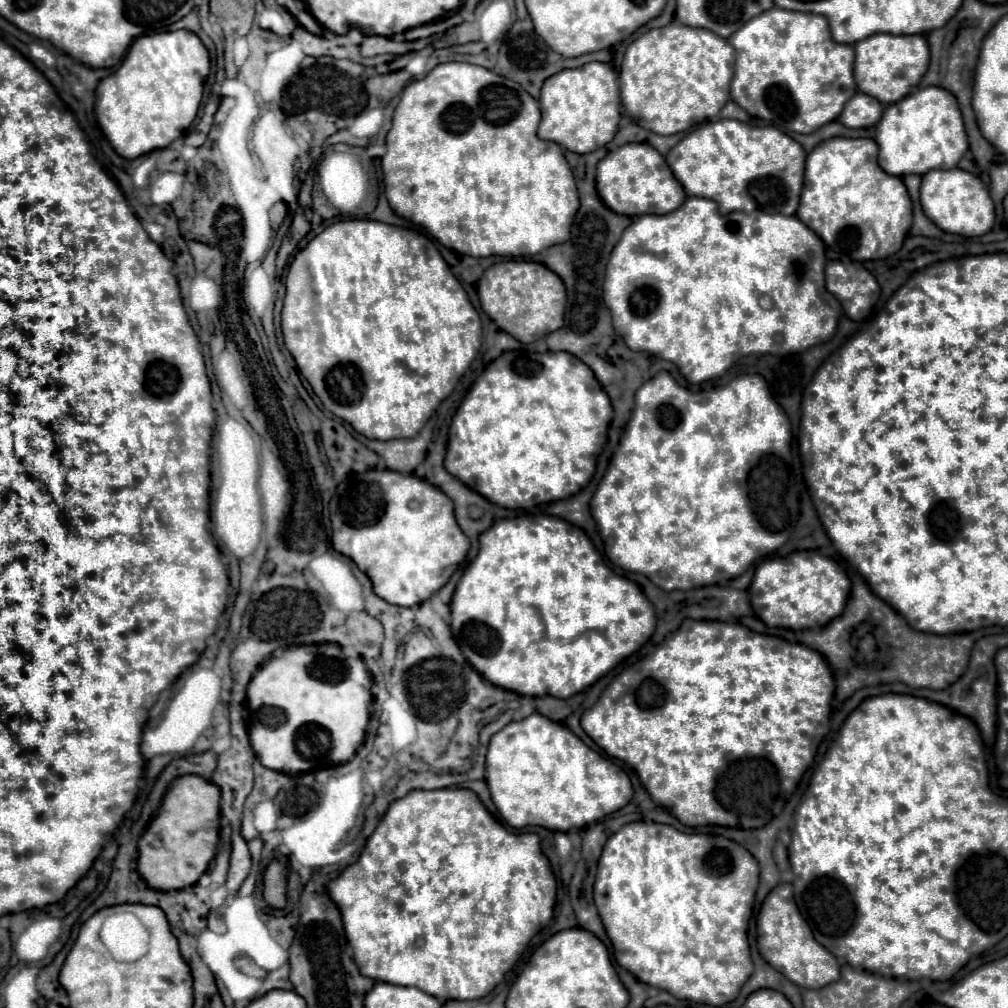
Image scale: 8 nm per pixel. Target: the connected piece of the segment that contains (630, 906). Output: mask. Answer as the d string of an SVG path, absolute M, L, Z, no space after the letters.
M630 822L604 844L594 884L594 904L614 944L616 962L638 980L682 1000L710 1006L732 1002L754 970L748 944L748 920L760 868L738 842L724 836L684 834L668 824Z

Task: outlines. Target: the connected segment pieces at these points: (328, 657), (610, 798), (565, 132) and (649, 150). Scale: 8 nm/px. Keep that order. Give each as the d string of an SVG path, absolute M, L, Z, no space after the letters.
M338 644L296 646L276 654L254 674L248 684L248 708L254 718L250 724L250 742L258 760L266 768L284 774L298 774L344 764L356 754L356 748L364 742L370 720L372 674L358 654L348 652L348 658L344 654L344 648Z
M534 712L532 716L510 722L490 740L486 754L486 782L492 794L492 800L512 828L524 826L542 826L548 830L574 830L584 828L602 820L604 816L620 810L632 798L632 784L624 768L614 764L610 758L588 748L576 734L572 734L564 724L552 722L550 718Z
M588 62L580 68L558 72L542 86L540 110L542 122L538 126L538 138L552 140L578 154L602 148L614 138L620 122L620 88L616 72L604 62Z
M624 144L602 158L596 170L596 188L610 210L626 216L672 212L686 200L682 184L672 176L664 156L650 144Z

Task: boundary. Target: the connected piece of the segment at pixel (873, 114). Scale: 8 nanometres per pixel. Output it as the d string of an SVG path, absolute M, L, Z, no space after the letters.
M858 92L852 100L848 100L838 120L848 128L868 128L880 120L882 110L884 106L876 98Z

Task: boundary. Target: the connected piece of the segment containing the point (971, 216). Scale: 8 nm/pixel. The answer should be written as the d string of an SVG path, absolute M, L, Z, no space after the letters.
M960 168L952 170L932 170L922 176L920 202L924 214L942 230L960 236L982 236L994 226L994 202L990 198L984 182Z

